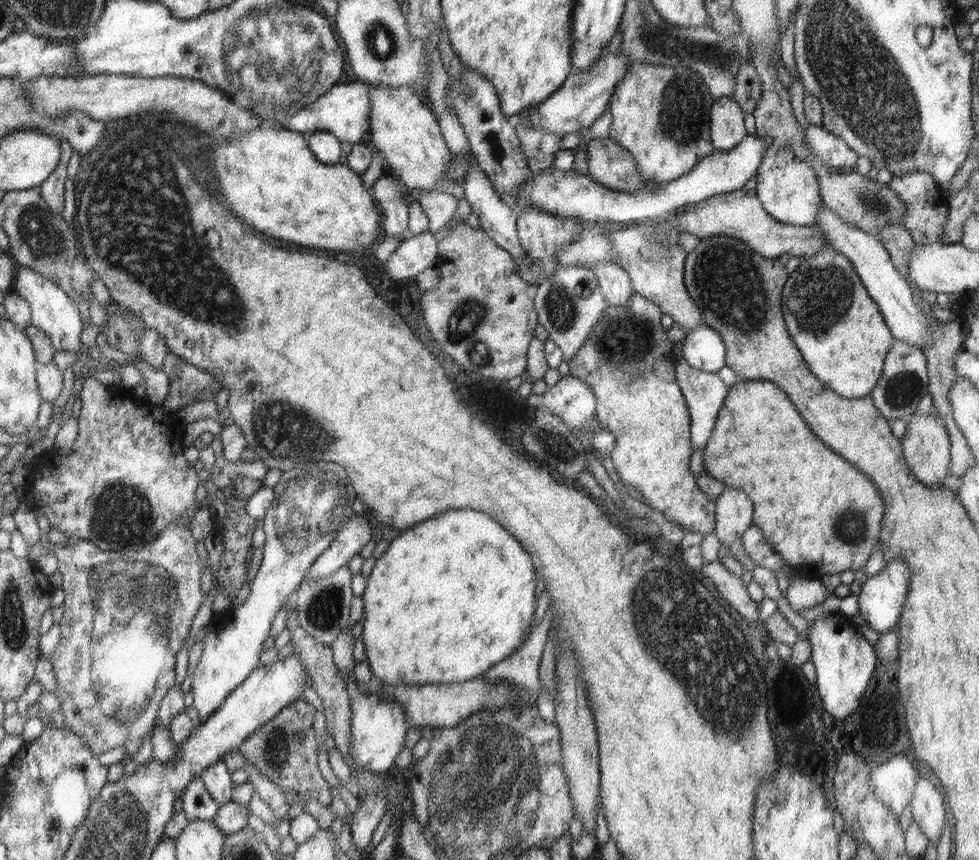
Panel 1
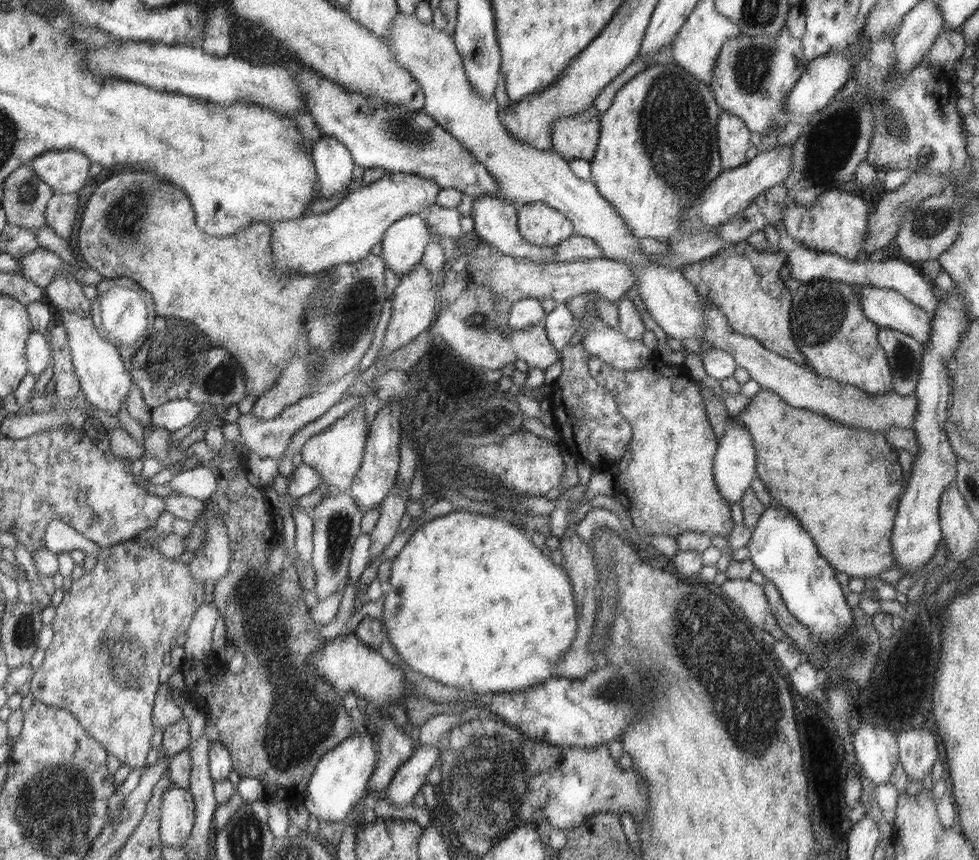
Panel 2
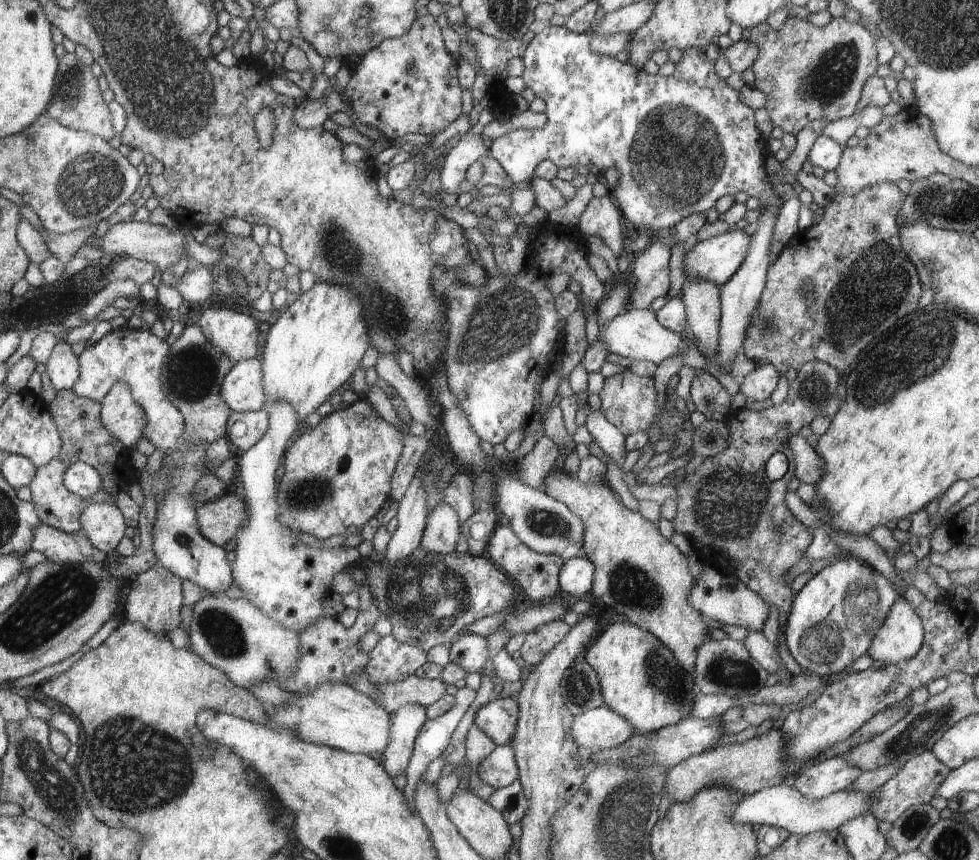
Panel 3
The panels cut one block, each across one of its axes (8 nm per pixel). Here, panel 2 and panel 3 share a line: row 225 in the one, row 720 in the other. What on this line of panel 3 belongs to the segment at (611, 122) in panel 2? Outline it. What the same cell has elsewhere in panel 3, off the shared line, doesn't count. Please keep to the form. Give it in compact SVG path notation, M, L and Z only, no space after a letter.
M630 622L608 624L606 630L592 640L585 661L596 671L604 698L604 705L620 713L633 725L634 735L651 734L662 727L676 724L690 716L694 696L698 693L694 675L686 672L677 657L657 636Z

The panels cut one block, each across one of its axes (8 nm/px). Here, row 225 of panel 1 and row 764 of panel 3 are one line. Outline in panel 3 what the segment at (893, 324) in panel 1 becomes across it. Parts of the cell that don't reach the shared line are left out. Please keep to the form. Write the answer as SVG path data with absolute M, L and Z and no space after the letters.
M844 756L829 758L820 764L801 769L790 783L802 796L820 800L838 791L844 791L858 776L862 768L853 766Z

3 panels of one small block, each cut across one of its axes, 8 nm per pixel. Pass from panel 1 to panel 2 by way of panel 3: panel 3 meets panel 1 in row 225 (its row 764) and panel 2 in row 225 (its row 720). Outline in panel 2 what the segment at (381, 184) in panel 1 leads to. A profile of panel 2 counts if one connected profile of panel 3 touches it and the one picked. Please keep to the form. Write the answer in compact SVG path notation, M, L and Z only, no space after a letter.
M410 214L389 226L381 241L381 257L398 276L409 273L420 262L432 243L425 220L419 214Z

